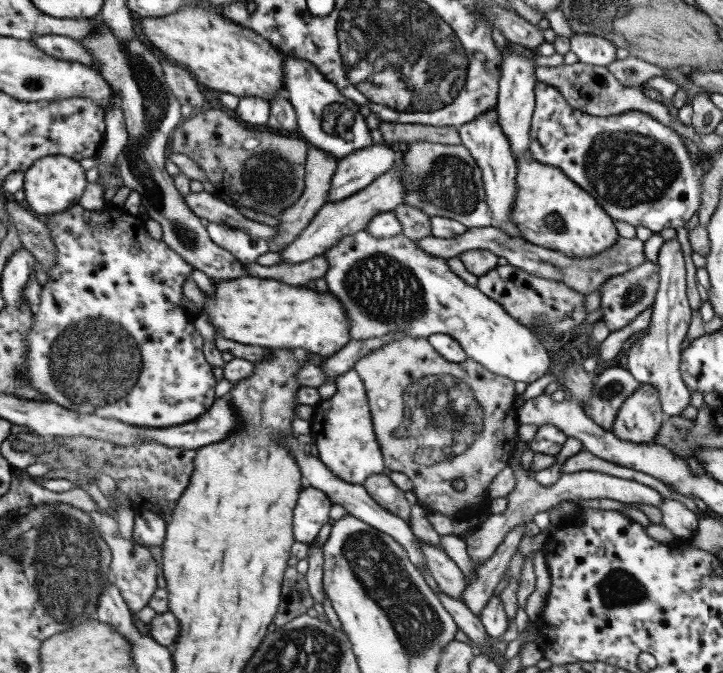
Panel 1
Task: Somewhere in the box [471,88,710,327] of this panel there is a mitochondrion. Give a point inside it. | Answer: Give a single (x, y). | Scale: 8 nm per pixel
(628, 170)

